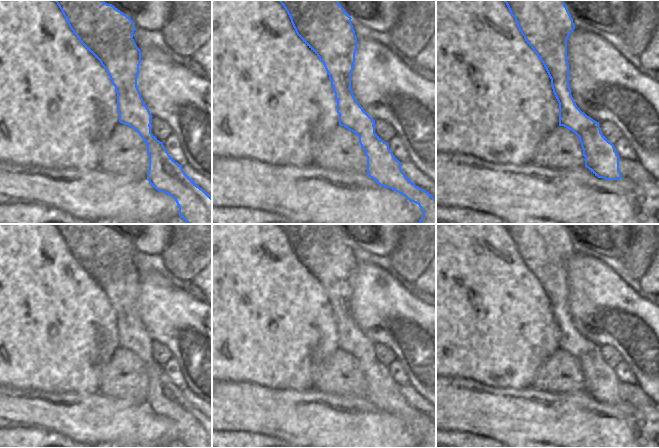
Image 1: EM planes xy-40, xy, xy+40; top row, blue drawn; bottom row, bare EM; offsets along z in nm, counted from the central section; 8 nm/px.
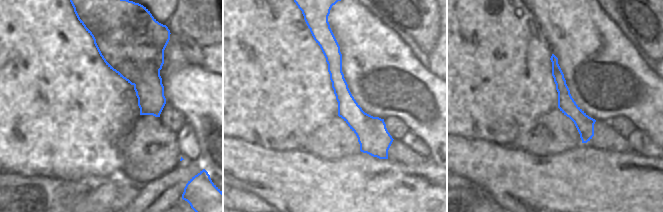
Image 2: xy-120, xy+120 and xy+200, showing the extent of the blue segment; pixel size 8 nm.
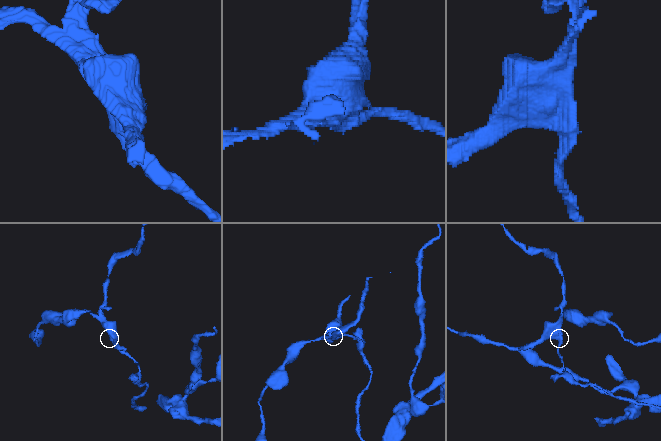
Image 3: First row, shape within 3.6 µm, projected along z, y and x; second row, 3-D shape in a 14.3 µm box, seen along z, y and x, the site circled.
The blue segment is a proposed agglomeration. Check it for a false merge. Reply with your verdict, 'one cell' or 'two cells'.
two cells

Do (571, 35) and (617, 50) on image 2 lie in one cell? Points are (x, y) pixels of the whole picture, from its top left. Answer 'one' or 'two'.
one

